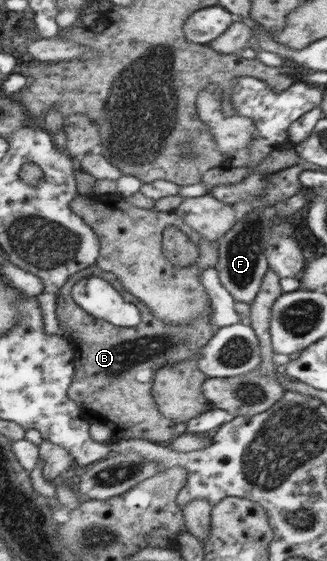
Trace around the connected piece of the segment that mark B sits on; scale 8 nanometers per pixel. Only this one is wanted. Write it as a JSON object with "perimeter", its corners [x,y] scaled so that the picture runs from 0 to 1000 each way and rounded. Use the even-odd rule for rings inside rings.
{"perimeter":[[[294,471],[214,492],[187,515],[171,542],[177,579],[196,588],[193,599],[226,627],[223,651],[232,660],[205,702],[239,720],[251,742],[275,752],[315,752],[339,759],[346,788],[364,788],[376,781],[422,781],[492,791],[526,786],[535,750],[486,734],[483,720],[462,702],[468,674],[477,661],[514,647],[606,635],[609,626],[667,588],[642,578],[648,544],[602,563],[587,579],[514,579],[474,565],[434,535],[388,520],[349,488],[312,481]],[[281,492],[324,499],[385,537],[407,540],[428,554],[431,576],[407,583],[349,581],[245,549],[220,531],[223,512],[245,499]]]}

